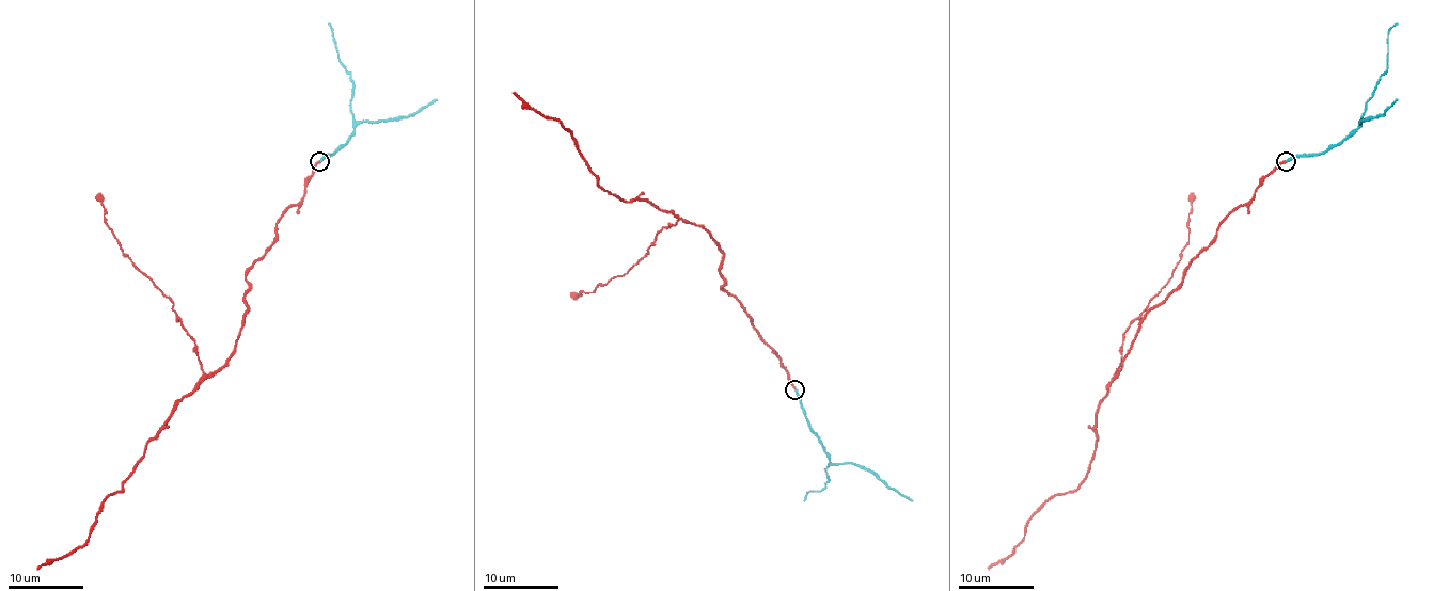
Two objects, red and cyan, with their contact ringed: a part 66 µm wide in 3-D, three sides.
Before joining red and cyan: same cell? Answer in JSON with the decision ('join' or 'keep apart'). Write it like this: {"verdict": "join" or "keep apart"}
{"verdict": "keep apart"}

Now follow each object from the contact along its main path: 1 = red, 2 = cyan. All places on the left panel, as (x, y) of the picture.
1: (320, 160), (245, 276), (247, 313), (232, 354), (177, 404), (106, 498), (89, 538), (36, 570)
2: (320, 160), (348, 140), (355, 127), (350, 74), (339, 59), (328, 24)

